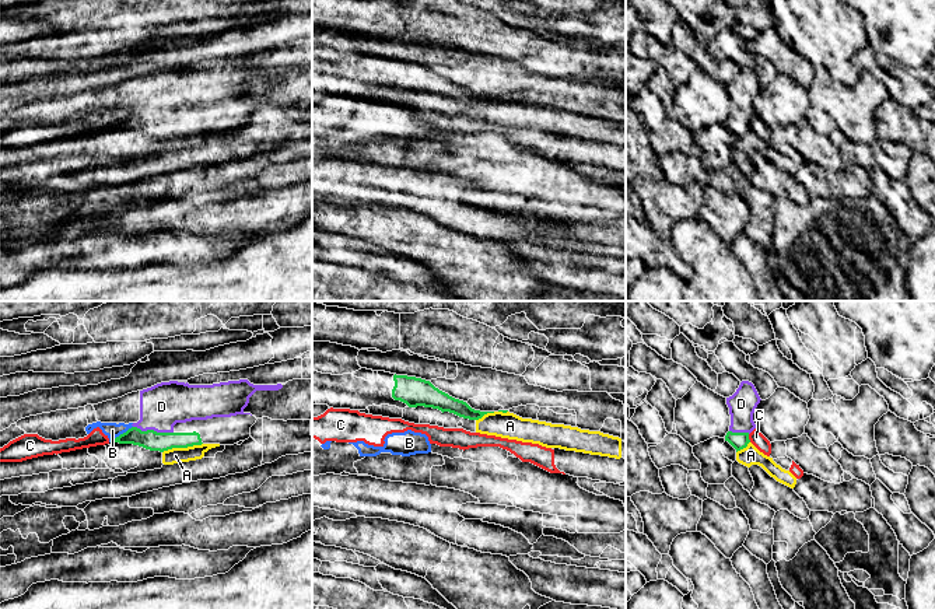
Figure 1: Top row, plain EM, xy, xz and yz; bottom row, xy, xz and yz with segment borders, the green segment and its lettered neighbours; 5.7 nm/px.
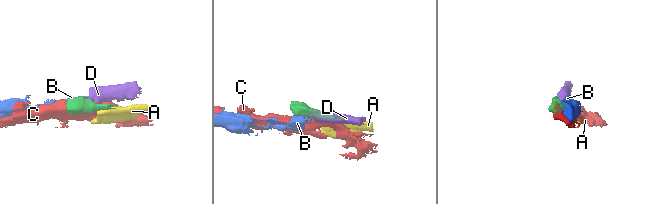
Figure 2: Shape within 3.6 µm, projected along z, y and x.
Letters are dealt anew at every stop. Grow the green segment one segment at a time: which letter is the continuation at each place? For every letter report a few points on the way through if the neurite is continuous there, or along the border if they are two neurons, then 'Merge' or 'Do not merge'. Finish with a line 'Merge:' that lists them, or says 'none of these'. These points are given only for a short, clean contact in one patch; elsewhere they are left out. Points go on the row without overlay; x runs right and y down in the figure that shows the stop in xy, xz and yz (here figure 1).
A: Boundary: xy (202, 129), (172, 133), (163, 139). Do not merge
B: Boundary: xy (132, 112), (112, 128). Do not merge
C: Do not merge
D: Path across: xy (151, 126), (153, 116), (161, 93). Merge
Merge: D

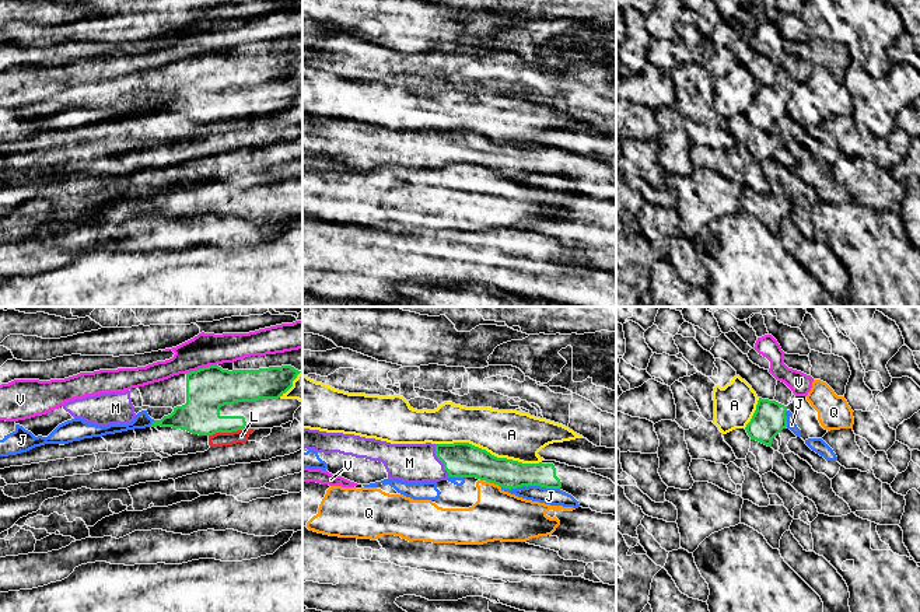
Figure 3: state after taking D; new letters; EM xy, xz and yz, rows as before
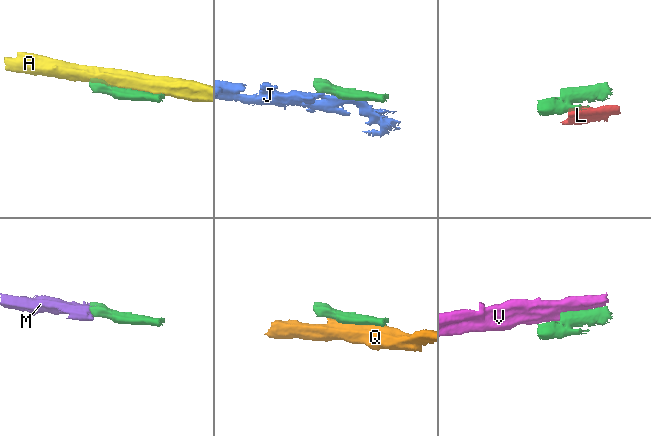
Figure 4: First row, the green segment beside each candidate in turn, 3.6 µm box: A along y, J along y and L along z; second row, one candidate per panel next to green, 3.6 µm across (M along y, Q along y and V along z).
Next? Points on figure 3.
A: Do not merge
J: Boundary: xz (502, 172), (509, 175), (523, 172), (559, 175). Do not merge
L: Boundary: xy (249, 115), (216, 118), (209, 122). Do not merge
M: Path across: xz (461, 146), (440, 146), (409, 149). Merge
Q: Do not merge
V: Do not merge
Merge: M

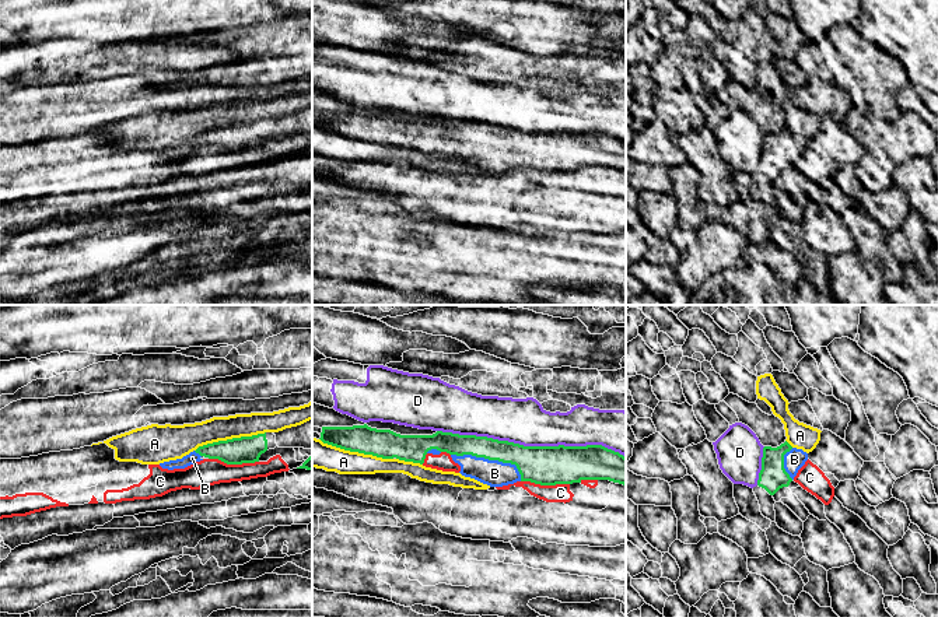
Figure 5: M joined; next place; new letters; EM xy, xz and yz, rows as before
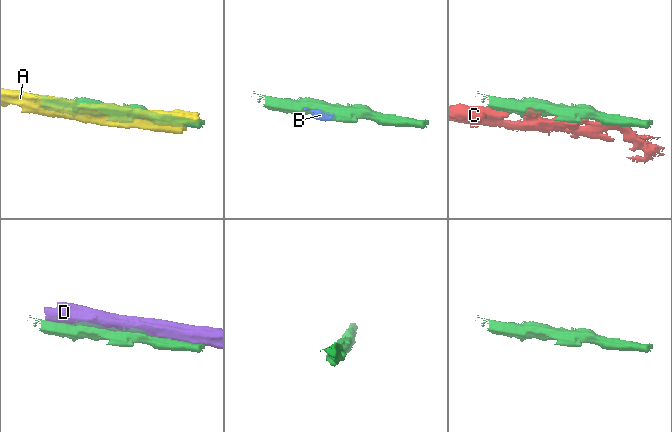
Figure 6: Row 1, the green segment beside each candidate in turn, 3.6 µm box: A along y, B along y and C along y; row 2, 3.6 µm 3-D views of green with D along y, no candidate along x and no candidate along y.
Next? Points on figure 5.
A: Do not merge
B: Merge
C: Do not merge
D: Do not merge
Merge: B

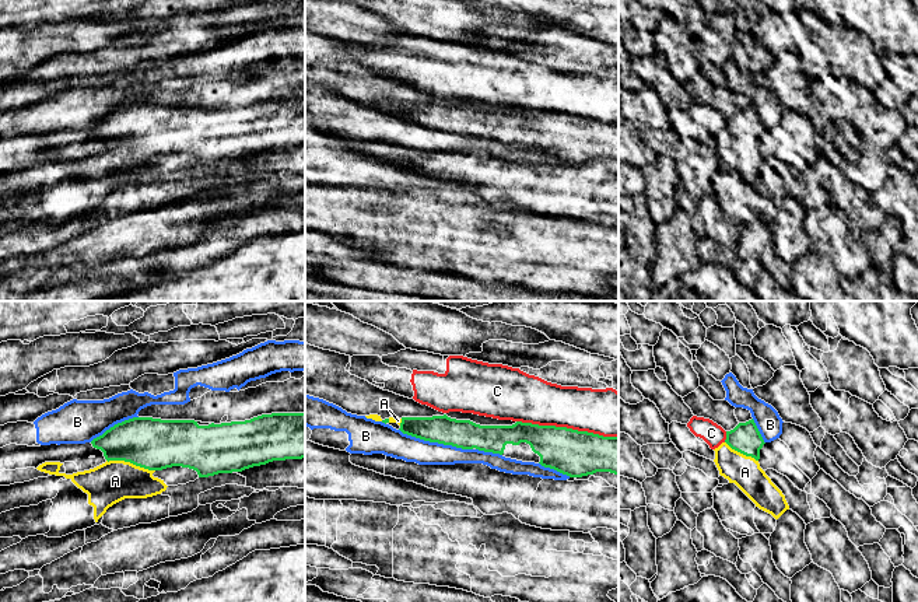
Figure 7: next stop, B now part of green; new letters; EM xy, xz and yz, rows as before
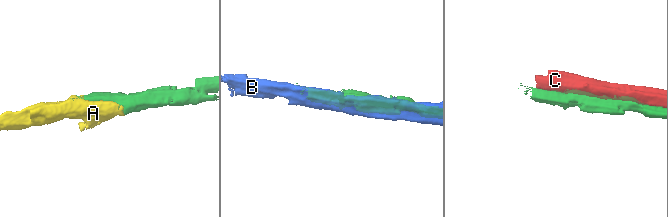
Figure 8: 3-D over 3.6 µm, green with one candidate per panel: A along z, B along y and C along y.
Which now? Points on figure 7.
A: Merge
B: Do not merge
C: Do not merge
Merge: A

